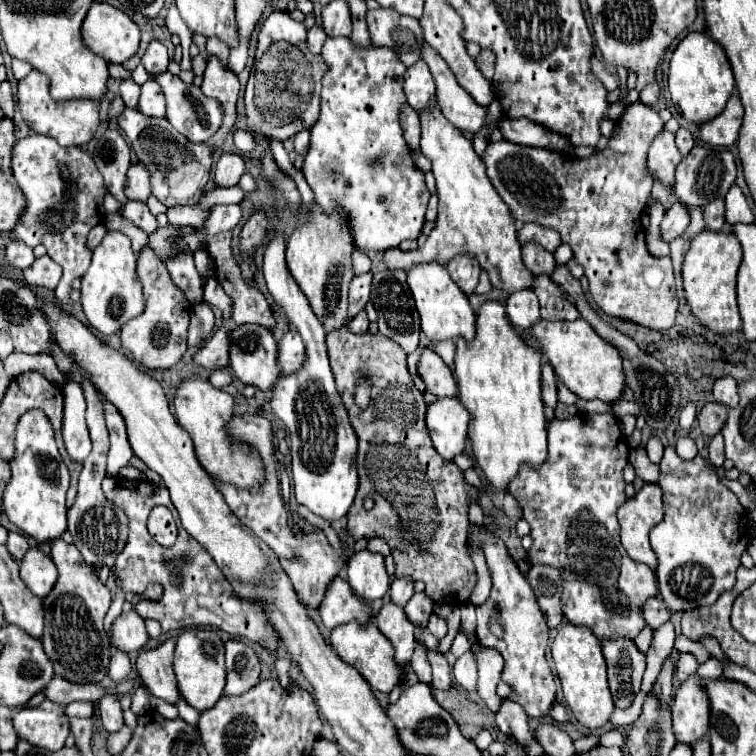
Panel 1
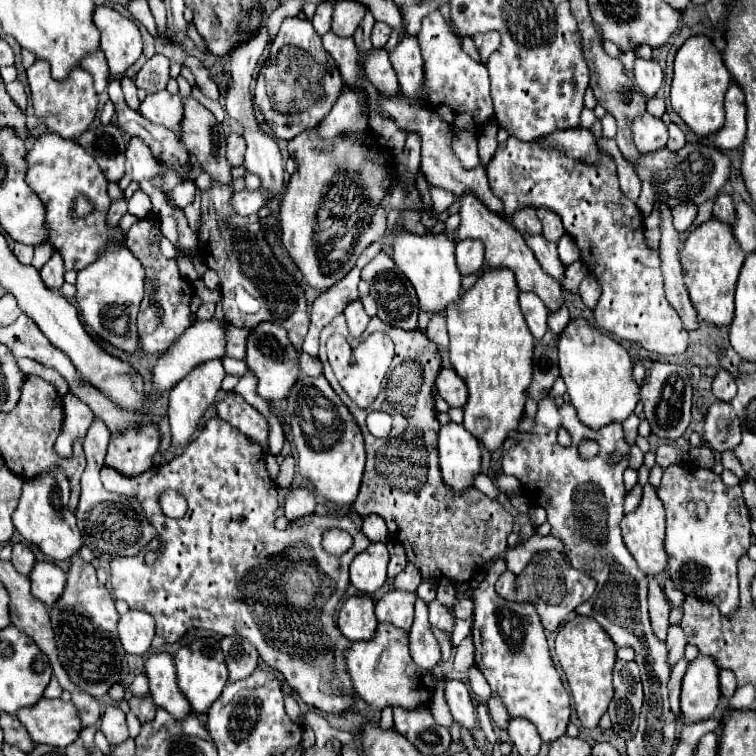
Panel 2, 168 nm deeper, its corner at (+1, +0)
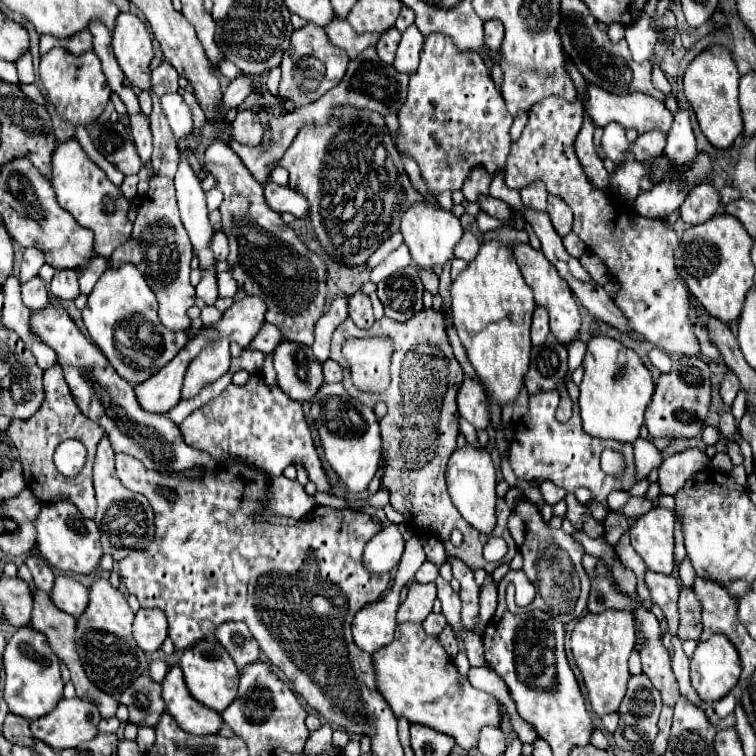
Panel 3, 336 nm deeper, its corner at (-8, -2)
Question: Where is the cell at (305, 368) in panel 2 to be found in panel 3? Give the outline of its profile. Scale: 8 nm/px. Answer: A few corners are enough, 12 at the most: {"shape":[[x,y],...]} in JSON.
{"shape":[[329,359],[323,363],[325,383],[341,383],[343,367]]}

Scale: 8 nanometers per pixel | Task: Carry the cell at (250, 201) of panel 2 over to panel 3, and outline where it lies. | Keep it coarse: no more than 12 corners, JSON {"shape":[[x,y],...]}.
{"shape":[[289,185],[263,187],[271,209],[307,219],[309,201]]}

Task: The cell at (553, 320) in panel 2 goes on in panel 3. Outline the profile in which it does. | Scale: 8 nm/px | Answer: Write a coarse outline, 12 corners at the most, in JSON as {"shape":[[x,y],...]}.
{"shape":[[575,339],[569,343],[569,369],[583,363],[587,345]]}

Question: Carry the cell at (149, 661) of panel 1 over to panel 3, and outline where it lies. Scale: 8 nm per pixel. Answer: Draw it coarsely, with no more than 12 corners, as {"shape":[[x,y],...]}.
{"shape":[[183,671],[163,681],[167,711],[193,735],[217,735],[221,715],[191,697]]}

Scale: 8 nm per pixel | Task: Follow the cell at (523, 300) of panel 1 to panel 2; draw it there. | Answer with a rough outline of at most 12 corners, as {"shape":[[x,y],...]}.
{"shape":[[520,293],[518,303],[532,335],[542,339],[546,305],[534,293]]}

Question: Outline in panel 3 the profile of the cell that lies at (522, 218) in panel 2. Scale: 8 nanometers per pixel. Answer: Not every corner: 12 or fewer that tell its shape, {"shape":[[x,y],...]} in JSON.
{"shape":[[531,183],[521,193],[523,205],[547,207],[543,183]]}

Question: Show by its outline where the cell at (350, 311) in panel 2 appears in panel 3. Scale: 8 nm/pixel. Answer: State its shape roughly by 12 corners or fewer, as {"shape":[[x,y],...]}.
{"shape":[[369,295],[349,297],[349,317],[359,329],[373,325]]}

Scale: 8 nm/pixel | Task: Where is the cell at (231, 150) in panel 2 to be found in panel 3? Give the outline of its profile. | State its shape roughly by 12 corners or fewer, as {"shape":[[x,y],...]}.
{"shape":[[243,109],[233,119],[233,135],[257,145],[263,125],[255,109]]}

